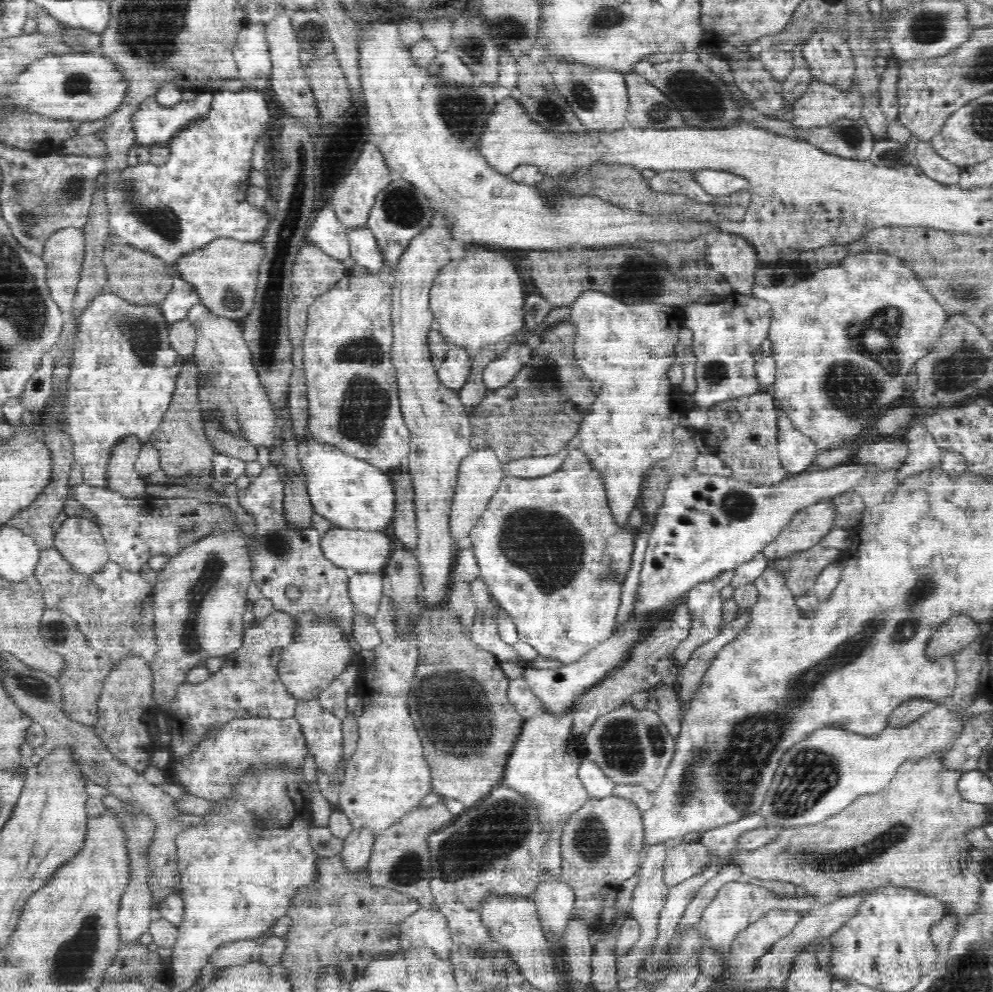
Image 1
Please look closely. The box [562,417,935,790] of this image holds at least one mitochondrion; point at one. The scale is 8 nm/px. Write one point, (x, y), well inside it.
(625, 746)

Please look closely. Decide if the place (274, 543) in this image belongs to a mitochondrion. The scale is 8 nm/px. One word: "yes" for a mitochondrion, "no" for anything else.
yes

